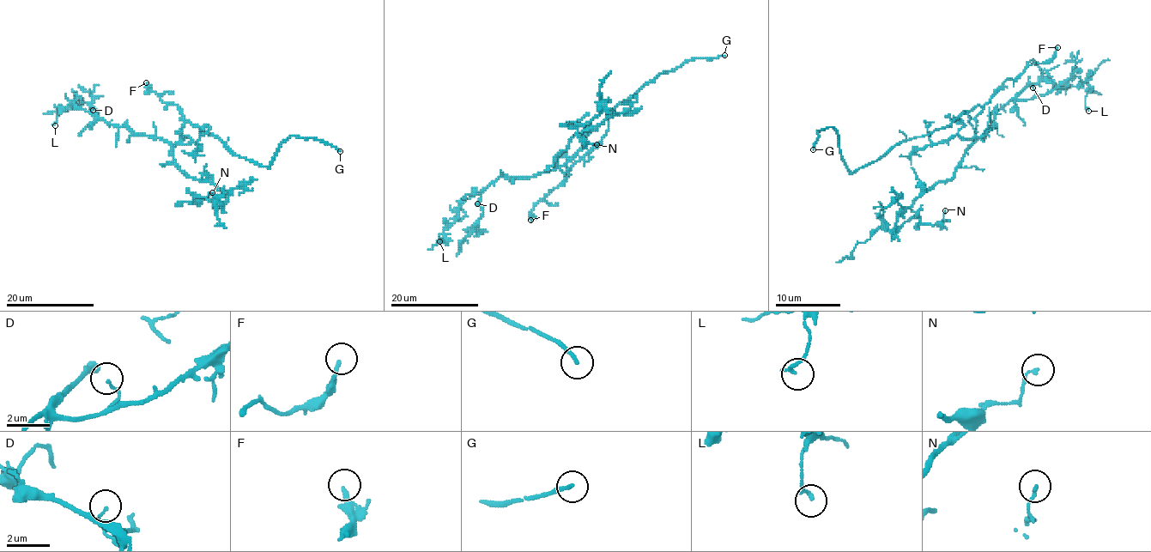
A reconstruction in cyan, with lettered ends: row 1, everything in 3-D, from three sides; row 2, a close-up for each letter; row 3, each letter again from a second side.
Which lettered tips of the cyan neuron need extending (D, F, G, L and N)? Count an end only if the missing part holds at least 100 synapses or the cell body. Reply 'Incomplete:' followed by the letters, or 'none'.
Incomplete: G

